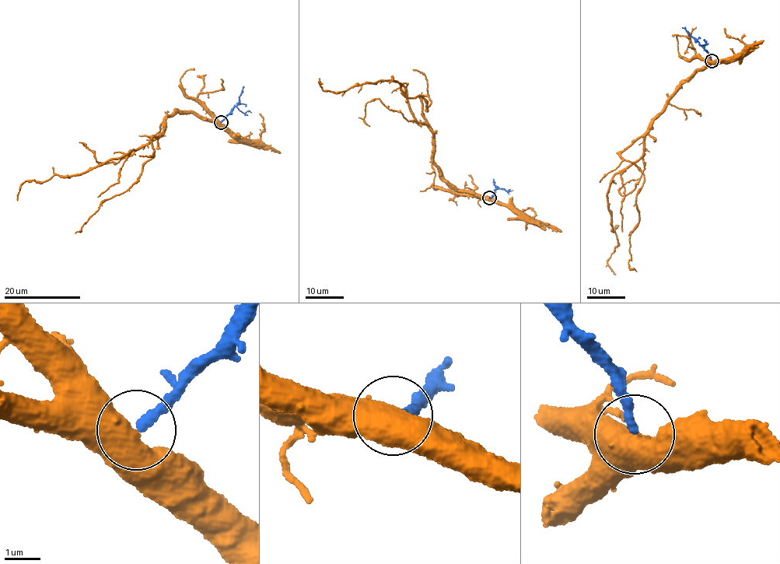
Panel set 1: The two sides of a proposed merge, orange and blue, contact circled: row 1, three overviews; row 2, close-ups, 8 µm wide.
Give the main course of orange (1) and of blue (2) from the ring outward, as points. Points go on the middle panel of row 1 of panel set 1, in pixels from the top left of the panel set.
1: (490, 197), (445, 182), (433, 135), (416, 120), (403, 86), (389, 80), (339, 91), (323, 84)
2: (490, 197), (493, 196), (495, 188), (493, 179)

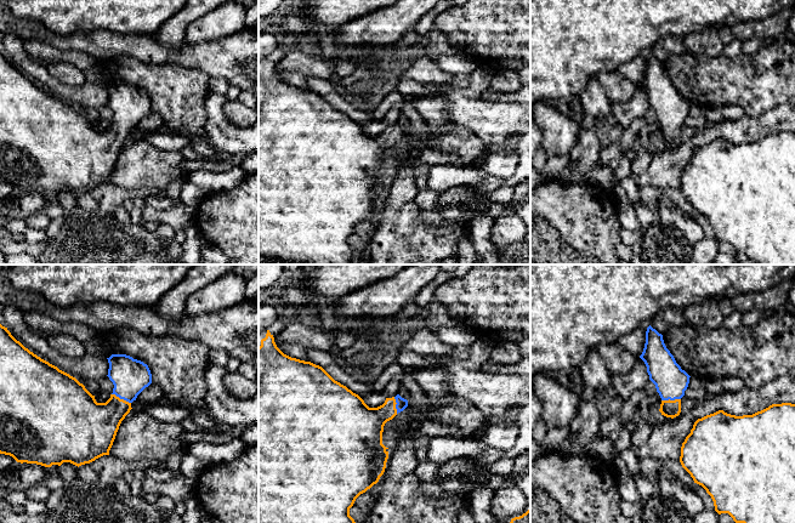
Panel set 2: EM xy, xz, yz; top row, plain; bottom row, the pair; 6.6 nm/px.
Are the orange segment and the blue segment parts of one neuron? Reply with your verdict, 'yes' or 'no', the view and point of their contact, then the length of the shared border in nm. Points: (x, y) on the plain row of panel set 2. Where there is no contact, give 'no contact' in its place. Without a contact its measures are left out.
yes; contact xy (121, 128); length 140 nm

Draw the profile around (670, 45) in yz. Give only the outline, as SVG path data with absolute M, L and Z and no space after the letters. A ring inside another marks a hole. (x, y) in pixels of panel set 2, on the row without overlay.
M666 35L661 38L649 51L659 62L664 63L669 57L681 55L686 51L682 38Z

